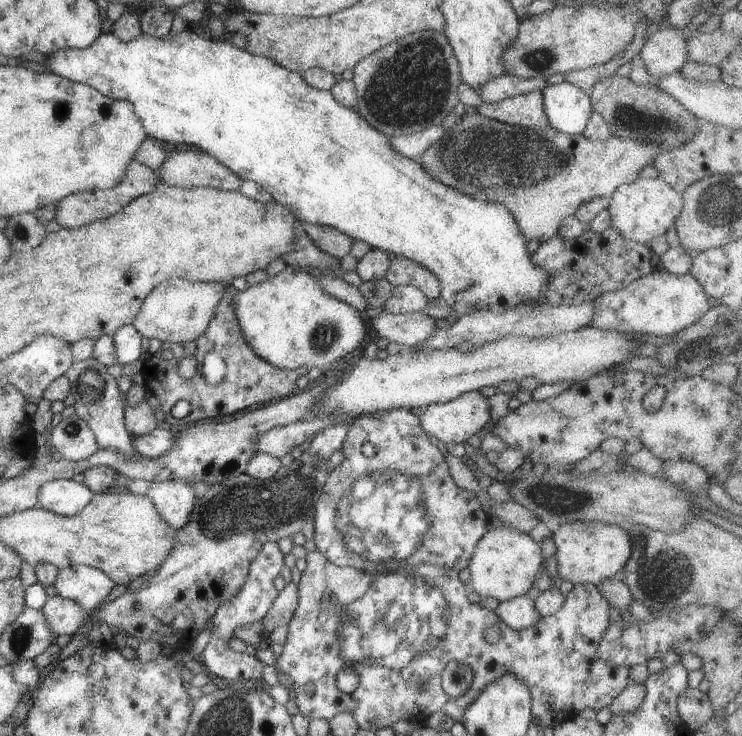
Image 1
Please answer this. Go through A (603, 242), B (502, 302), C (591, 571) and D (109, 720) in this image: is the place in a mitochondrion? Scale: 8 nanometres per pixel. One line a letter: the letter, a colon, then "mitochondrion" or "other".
A: other
B: other
C: other
D: other

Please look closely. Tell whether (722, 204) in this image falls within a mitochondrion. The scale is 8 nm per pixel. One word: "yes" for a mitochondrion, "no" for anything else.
yes

